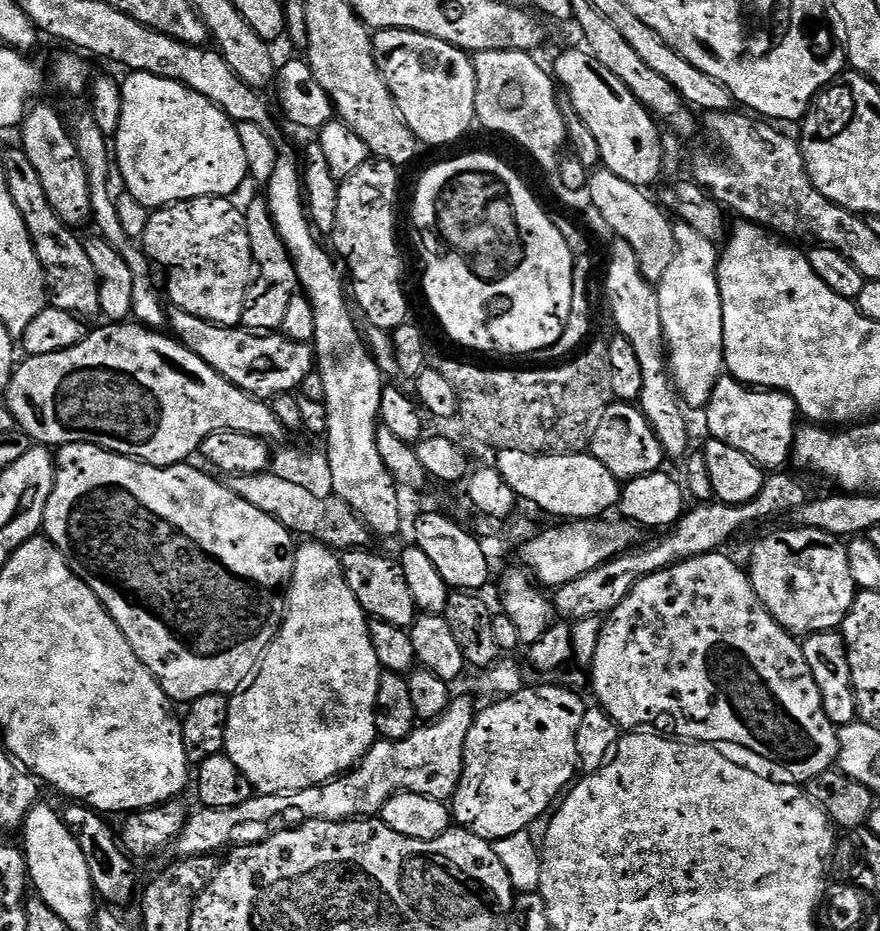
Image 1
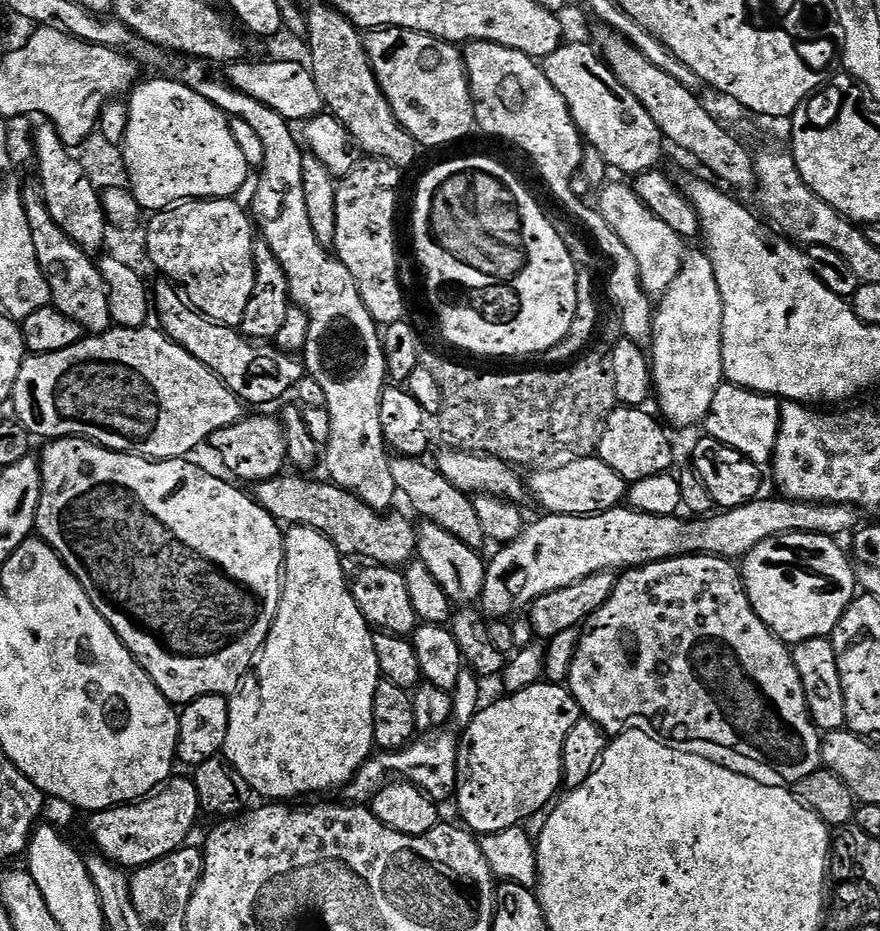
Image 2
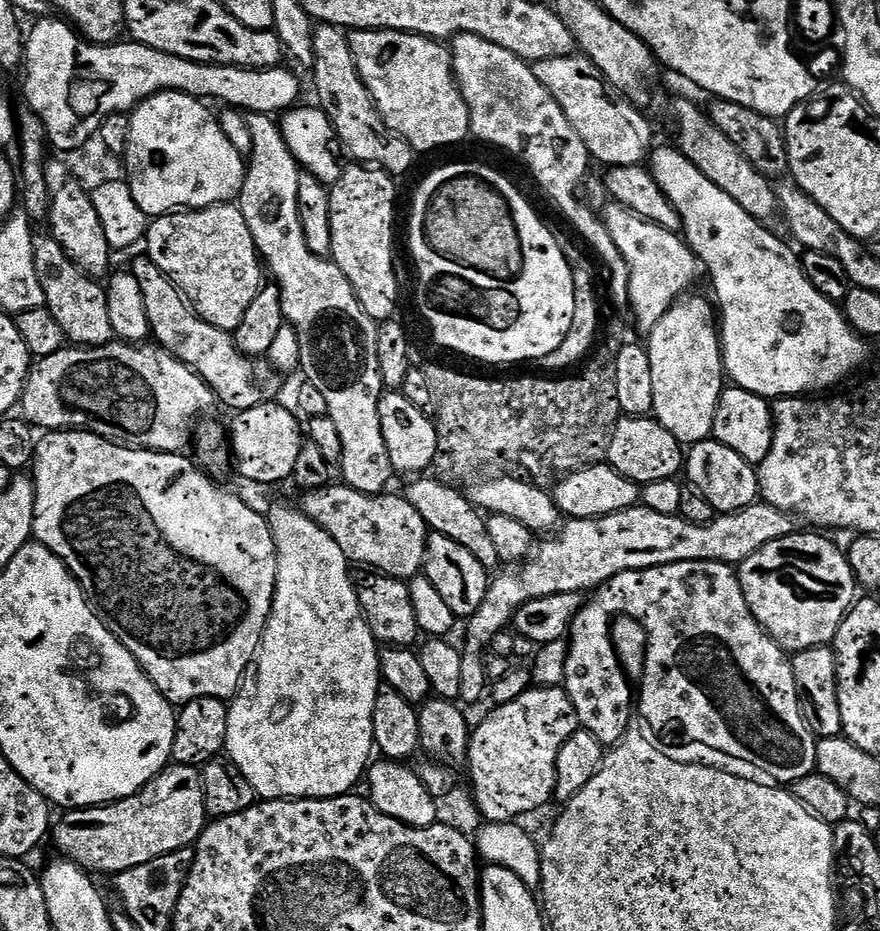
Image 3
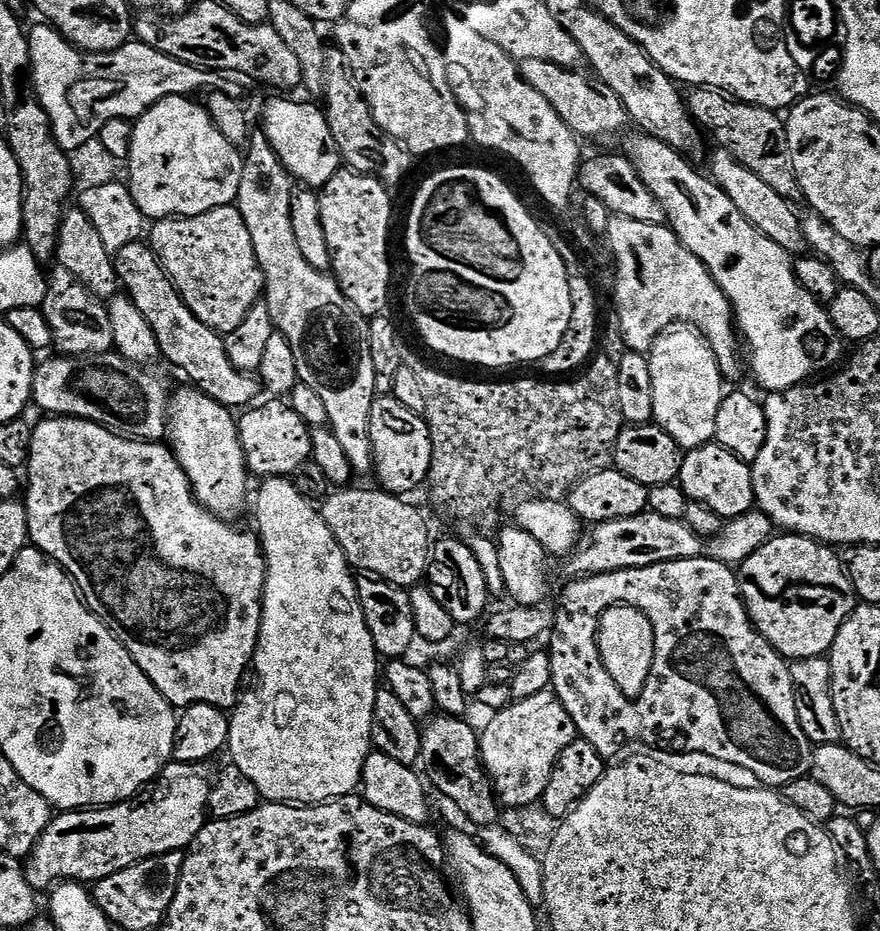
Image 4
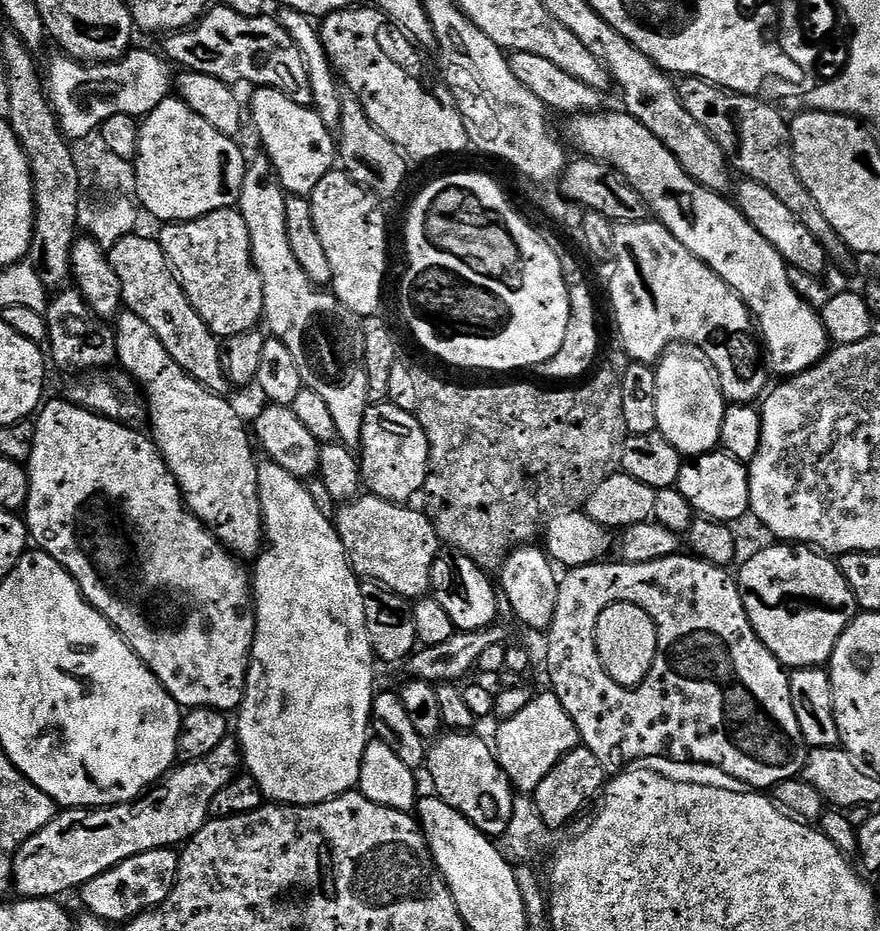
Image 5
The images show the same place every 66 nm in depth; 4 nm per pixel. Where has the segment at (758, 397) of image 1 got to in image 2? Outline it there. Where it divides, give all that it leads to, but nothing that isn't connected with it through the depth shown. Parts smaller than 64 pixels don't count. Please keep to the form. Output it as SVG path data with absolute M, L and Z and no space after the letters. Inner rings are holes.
M727 382L720 385L718 394L714 394L714 402L708 411L708 418L702 428L707 435L718 442L738 450L750 462L758 466L771 465L772 455L778 442L780 429L781 401L774 396L764 396L760 392L751 392L739 388L737 384Z

